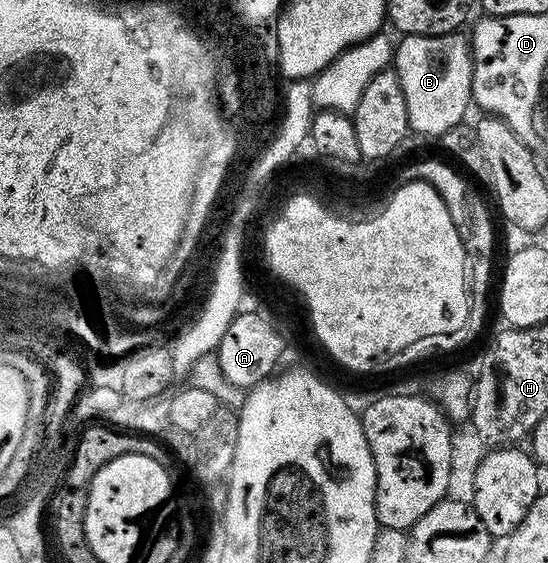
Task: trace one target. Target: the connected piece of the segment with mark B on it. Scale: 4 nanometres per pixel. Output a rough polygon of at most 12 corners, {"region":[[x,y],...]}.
{"region":[[459,32],[409,33],[394,49],[413,134],[440,139],[472,100]]}

